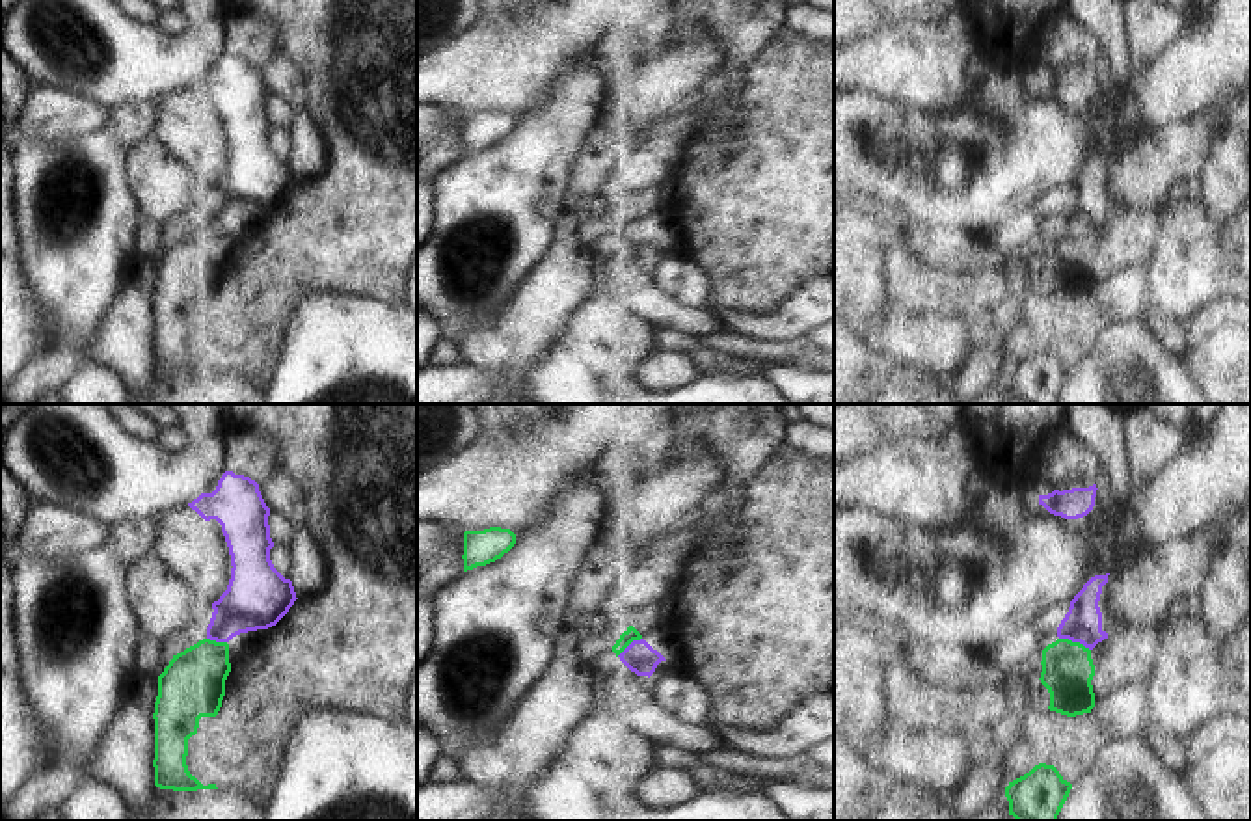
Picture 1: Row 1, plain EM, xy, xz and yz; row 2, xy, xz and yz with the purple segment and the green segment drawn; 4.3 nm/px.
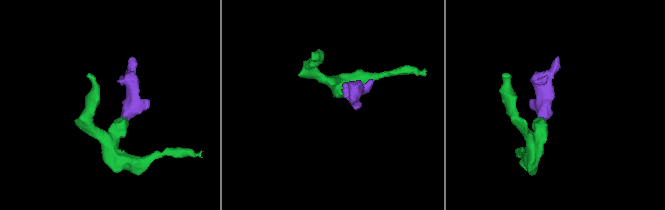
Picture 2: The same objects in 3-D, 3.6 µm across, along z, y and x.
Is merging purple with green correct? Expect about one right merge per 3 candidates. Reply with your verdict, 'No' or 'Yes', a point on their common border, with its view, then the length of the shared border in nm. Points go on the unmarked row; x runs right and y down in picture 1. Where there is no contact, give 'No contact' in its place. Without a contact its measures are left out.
Yes. Touches purple at yz (1075, 224). Shared border 150 nm

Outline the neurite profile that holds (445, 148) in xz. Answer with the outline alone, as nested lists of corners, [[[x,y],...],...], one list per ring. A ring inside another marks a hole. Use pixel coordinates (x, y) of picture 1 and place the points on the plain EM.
[[[441,106],[439,130],[430,138],[417,158],[417,181],[432,181],[464,156],[464,108]]]

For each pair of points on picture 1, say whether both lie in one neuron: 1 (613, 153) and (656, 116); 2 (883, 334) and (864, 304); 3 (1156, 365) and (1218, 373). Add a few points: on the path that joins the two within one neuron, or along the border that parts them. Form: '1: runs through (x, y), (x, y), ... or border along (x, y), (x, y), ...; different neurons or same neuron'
1: runs through (624, 142), (645, 121); same neuron
2: runs through (877, 326), (868, 311); same neuron
3: border along (1173, 356), (1194, 384); different neurons

